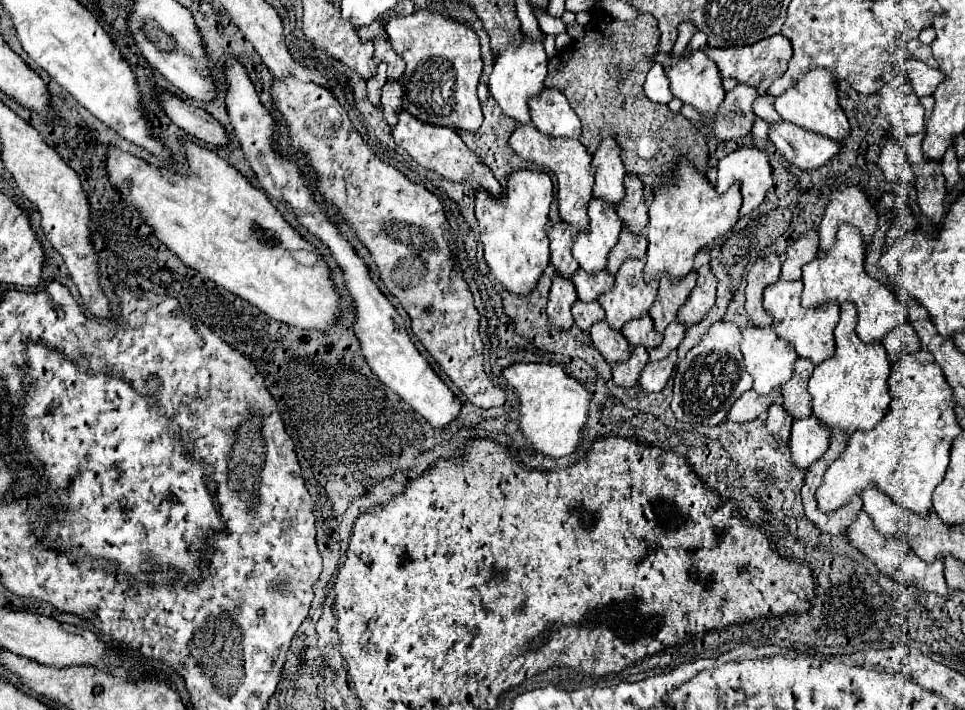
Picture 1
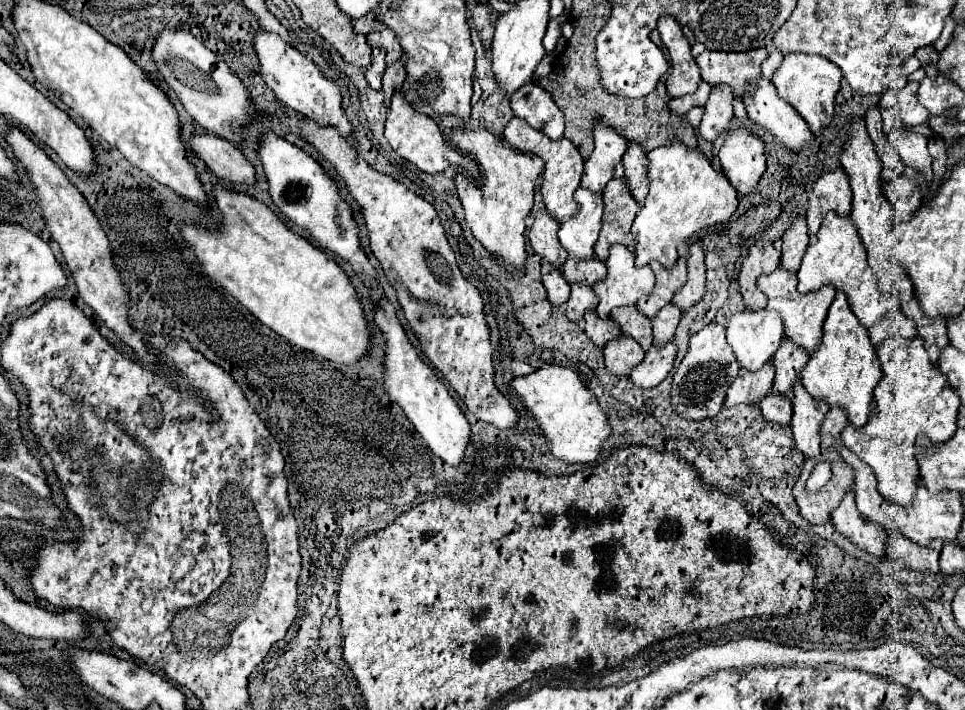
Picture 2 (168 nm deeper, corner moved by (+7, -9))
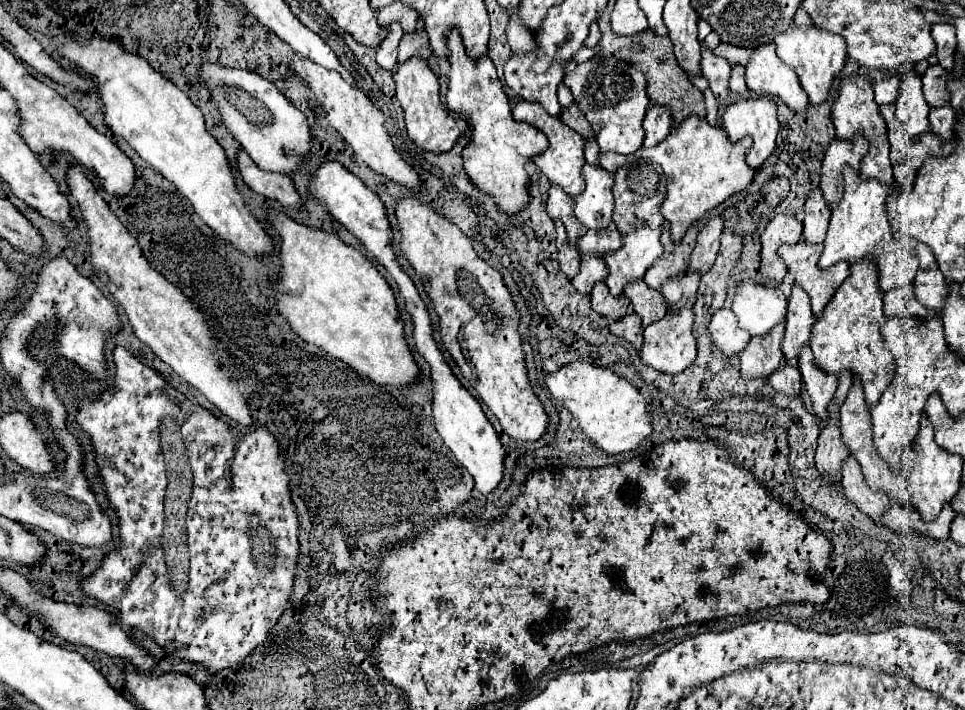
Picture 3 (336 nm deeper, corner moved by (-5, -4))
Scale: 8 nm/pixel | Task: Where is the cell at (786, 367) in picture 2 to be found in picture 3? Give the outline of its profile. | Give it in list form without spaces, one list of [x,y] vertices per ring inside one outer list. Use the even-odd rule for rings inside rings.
[[[795,286],[789,298],[789,312],[785,322],[785,338],[781,344],[781,350],[789,364],[797,366],[799,350],[803,346],[809,346],[811,342],[811,326],[815,324],[815,316],[809,306],[809,298],[803,292],[803,288]]]

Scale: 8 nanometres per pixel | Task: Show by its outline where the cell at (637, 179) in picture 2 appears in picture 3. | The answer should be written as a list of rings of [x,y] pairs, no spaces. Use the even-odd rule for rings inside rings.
[[[653,106],[647,110],[647,116],[643,120],[643,130],[645,130],[645,142],[643,148],[657,146],[671,134],[671,114],[667,108]]]

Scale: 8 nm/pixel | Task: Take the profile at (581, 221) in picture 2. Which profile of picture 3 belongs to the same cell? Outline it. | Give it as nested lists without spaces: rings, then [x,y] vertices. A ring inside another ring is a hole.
[[[585,164],[583,178],[587,188],[575,196],[575,216],[589,230],[605,230],[613,222],[613,174]]]

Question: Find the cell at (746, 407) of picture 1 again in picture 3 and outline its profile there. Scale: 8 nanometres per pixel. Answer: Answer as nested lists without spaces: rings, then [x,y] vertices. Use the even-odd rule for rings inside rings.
[[[781,324],[781,326],[775,326],[763,338],[751,338],[751,342],[745,346],[745,350],[739,356],[743,378],[747,378],[747,380],[769,378],[771,372],[775,372],[781,366],[783,330],[785,330],[785,326]]]

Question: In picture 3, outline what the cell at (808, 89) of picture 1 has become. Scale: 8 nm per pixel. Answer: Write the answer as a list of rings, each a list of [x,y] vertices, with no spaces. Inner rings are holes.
[[[789,26],[783,34],[775,38],[775,44],[777,44],[779,58],[787,62],[787,66],[791,66],[791,70],[795,70],[795,74],[799,76],[803,90],[809,94],[811,106],[823,104],[829,98],[829,90],[831,90],[835,76],[845,66],[845,58],[847,58],[845,40],[839,34],[833,34],[833,32],[815,28],[815,26],[811,28]]]

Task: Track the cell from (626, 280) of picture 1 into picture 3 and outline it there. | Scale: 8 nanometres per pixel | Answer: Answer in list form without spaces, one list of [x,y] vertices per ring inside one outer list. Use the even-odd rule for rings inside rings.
[[[643,226],[633,234],[623,238],[623,246],[605,258],[609,266],[609,278],[605,284],[613,296],[623,294],[623,288],[631,282],[637,282],[645,276],[645,272],[653,266],[657,258],[663,254],[663,246],[659,242],[661,230],[651,230]]]

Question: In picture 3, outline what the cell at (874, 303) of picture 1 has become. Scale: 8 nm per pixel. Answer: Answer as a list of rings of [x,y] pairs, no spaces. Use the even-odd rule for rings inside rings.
[[[845,170],[845,192],[843,200],[833,208],[827,236],[823,240],[823,252],[817,262],[819,268],[829,268],[839,260],[847,260],[849,264],[859,262],[863,258],[873,258],[879,270],[879,288],[881,292],[907,286],[915,280],[915,270],[919,266],[917,258],[909,254],[905,246],[891,238],[889,224],[885,218],[885,196],[891,190],[877,180],[863,180],[855,170]]]

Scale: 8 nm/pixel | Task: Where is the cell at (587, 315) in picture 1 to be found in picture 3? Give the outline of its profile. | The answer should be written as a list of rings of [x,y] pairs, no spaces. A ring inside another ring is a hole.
[[[587,254],[581,256],[581,270],[573,280],[575,290],[579,290],[579,294],[591,294],[593,286],[597,282],[603,282],[607,278],[607,264],[603,262],[603,258],[595,256],[595,254]]]

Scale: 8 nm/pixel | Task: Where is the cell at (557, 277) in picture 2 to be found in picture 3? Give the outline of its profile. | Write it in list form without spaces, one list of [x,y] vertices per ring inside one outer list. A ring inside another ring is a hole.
[[[555,222],[555,228],[557,228],[557,262],[561,266],[561,270],[565,272],[565,276],[569,280],[575,278],[575,274],[579,272],[579,252],[575,246],[569,246],[567,244],[567,234],[565,234],[565,228],[561,222]]]

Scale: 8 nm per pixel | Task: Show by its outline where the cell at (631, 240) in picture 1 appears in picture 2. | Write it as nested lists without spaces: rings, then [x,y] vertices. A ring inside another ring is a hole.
[[[611,179],[603,189],[603,227],[599,241],[595,243],[595,255],[605,261],[611,245],[623,243],[627,247],[635,245],[635,235],[631,233],[633,219],[639,211],[639,203],[631,195],[627,179]]]

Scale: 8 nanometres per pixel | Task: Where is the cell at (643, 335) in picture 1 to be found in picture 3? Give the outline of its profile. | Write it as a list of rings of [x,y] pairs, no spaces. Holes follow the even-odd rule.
[[[637,280],[631,286],[627,286],[623,294],[631,300],[633,312],[641,316],[643,328],[647,328],[651,322],[657,322],[659,318],[663,318],[663,314],[667,314],[663,294],[649,288],[643,280]]]

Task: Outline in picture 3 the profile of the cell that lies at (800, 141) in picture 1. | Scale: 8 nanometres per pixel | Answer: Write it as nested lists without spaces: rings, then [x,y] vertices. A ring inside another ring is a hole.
[[[775,44],[755,48],[745,68],[745,80],[753,94],[781,100],[791,112],[801,114],[809,108],[807,92],[801,88],[797,74],[779,60]]]

